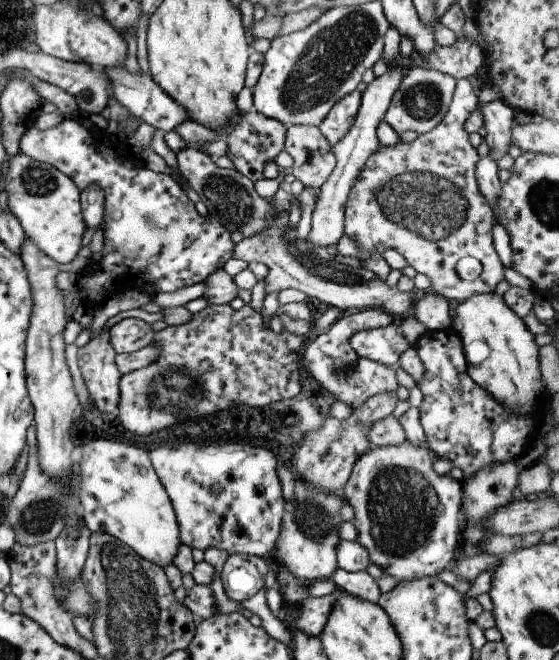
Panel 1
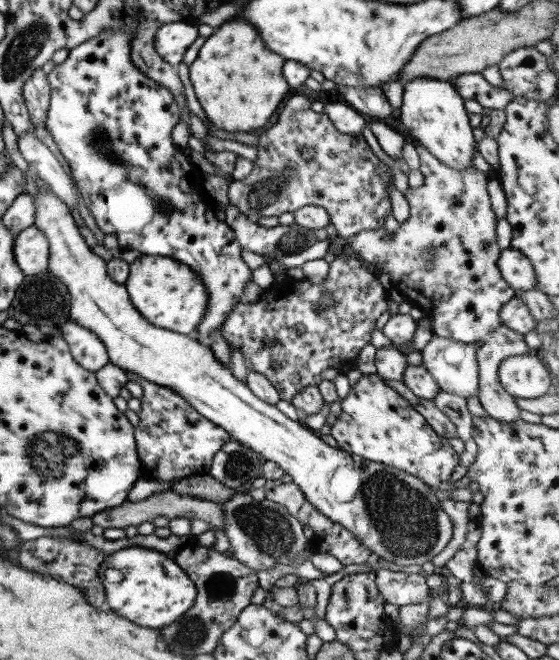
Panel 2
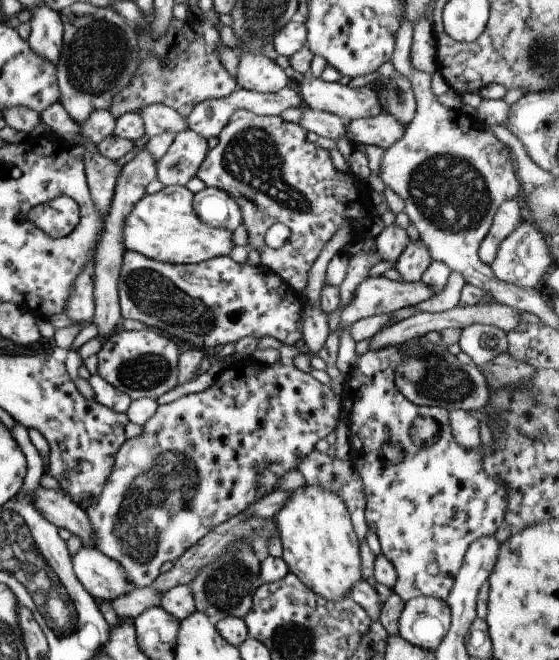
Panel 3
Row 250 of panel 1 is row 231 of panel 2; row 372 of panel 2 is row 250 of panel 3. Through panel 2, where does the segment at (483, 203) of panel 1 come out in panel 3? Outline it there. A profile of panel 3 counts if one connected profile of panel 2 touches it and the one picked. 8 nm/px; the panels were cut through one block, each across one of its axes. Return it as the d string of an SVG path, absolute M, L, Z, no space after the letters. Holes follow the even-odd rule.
M517 198L505 200L496 211L493 223L479 248L482 262L491 265L500 243L522 222L525 215Z

